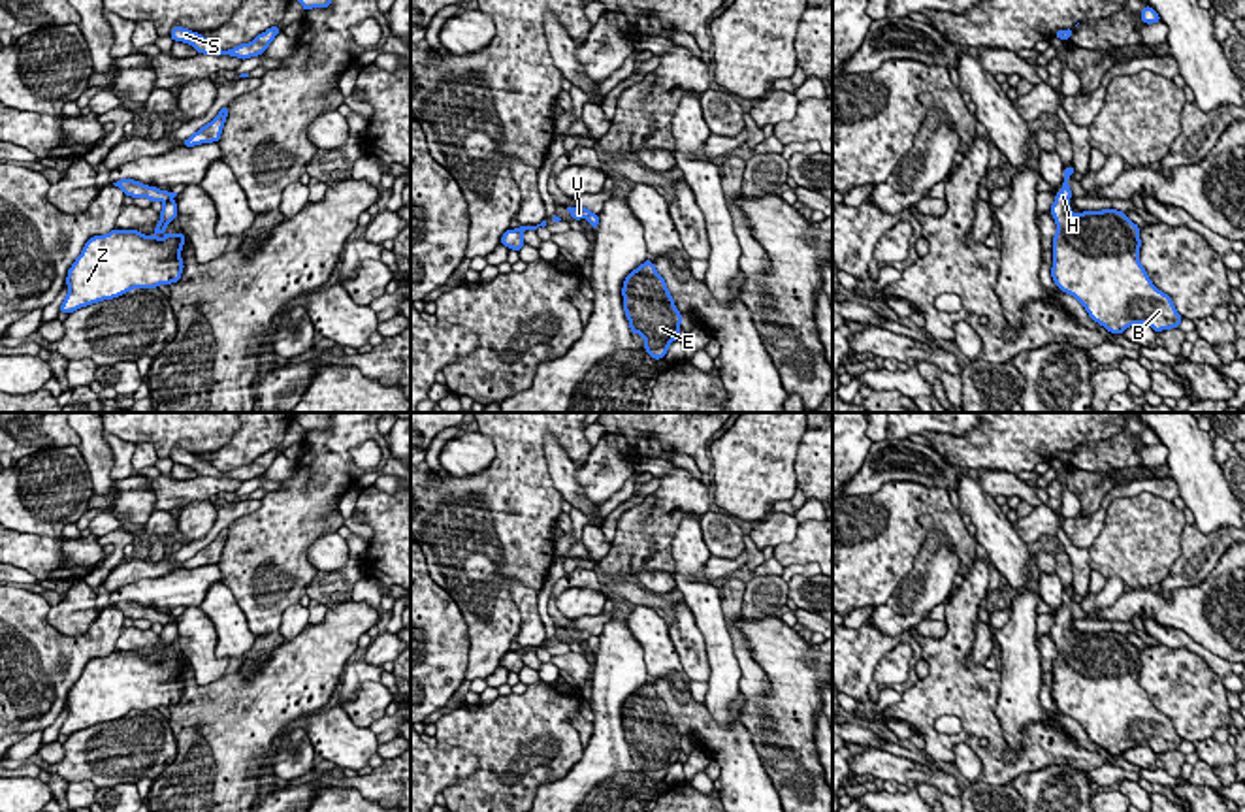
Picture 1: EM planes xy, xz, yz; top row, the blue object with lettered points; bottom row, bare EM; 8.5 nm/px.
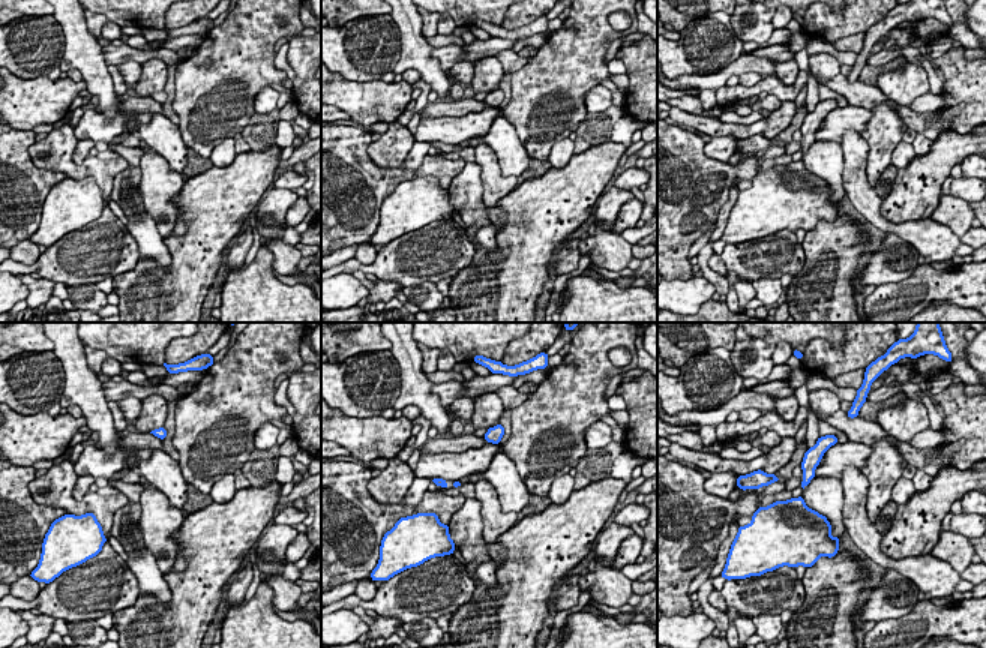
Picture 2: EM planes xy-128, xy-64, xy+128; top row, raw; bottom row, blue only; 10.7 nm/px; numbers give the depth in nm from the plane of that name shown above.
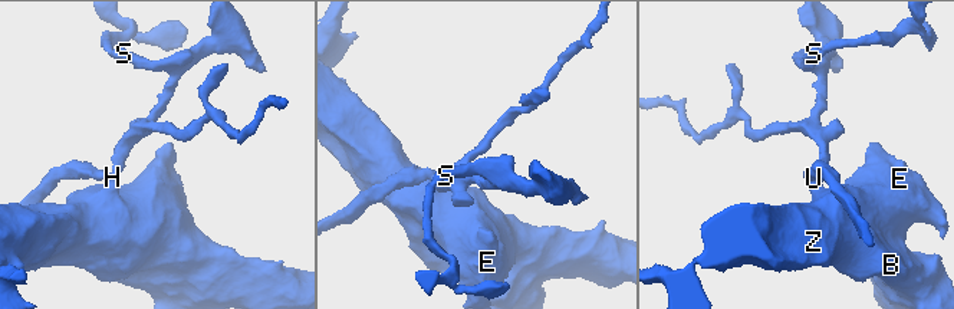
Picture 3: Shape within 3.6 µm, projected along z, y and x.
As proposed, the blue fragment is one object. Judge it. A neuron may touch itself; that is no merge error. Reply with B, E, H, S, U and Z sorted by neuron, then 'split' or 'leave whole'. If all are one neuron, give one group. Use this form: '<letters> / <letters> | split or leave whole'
B E H S Z / U | split

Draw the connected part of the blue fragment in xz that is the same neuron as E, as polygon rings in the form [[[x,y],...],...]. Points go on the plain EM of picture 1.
[[[650,680],[625,699],[622,718],[631,754],[644,759],[654,782],[665,780],[680,757],[682,737]]]

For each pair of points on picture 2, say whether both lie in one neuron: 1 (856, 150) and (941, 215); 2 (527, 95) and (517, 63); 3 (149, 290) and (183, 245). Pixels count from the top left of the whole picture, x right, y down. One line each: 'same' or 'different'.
1: different
2: different
3: same

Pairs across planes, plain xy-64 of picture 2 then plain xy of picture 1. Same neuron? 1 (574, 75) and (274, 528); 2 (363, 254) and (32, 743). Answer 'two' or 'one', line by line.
1: one
2: two

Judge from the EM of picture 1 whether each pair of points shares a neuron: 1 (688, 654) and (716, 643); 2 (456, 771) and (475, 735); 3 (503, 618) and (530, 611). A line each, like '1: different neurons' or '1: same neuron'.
1: different neurons
2: different neurons
3: different neurons

